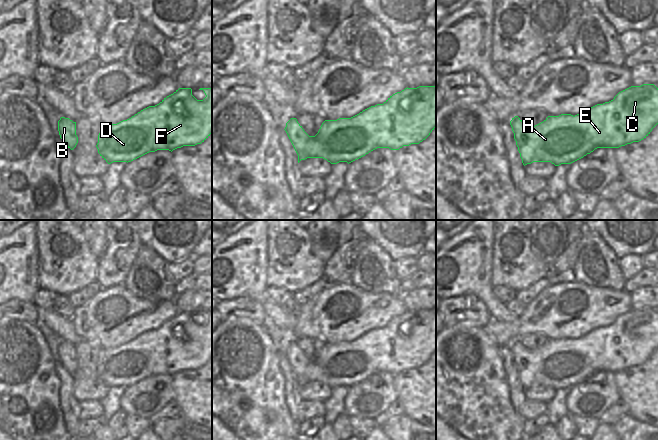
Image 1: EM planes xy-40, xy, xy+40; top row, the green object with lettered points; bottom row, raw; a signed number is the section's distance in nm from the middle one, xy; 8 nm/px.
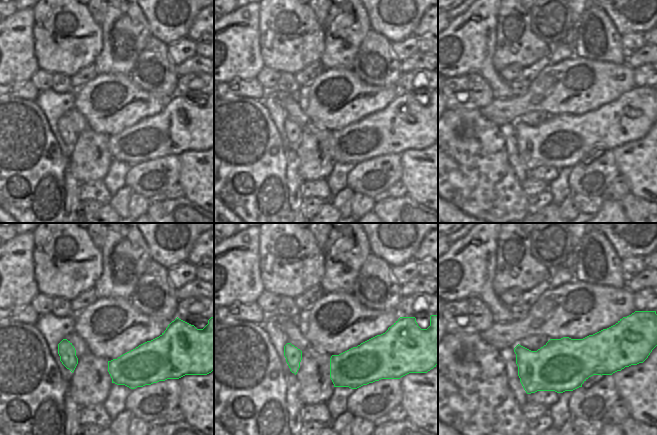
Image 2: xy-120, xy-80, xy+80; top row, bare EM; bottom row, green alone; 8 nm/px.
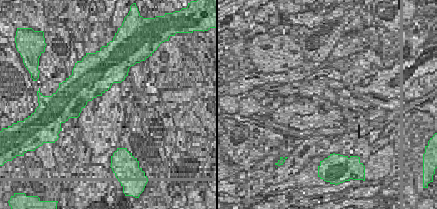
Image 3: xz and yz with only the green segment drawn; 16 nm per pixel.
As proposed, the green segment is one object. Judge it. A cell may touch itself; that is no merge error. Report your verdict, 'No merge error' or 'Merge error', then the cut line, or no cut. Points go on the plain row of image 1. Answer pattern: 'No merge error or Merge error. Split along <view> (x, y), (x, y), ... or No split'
No merge error. No split

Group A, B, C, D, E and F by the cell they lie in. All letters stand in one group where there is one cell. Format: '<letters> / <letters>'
A B C D E F

